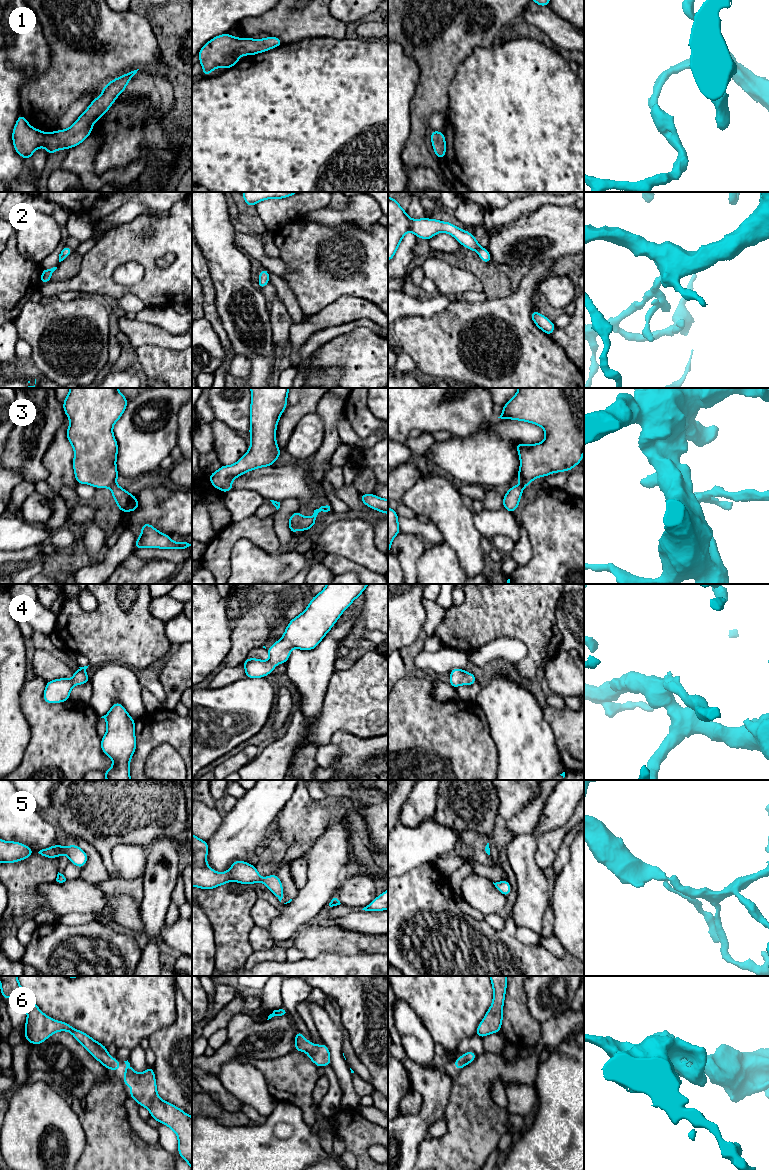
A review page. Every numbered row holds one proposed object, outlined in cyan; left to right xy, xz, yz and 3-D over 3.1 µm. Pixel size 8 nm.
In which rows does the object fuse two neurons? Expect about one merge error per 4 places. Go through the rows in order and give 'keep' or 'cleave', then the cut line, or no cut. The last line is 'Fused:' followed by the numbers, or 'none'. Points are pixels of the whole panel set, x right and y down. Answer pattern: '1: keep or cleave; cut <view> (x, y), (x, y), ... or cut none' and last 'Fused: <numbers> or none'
1: keep; cut none
2: keep; cut none
3: keep; cut none
4: keep; cut none
5: keep; cut none
6: keep; cut none
Fused: none

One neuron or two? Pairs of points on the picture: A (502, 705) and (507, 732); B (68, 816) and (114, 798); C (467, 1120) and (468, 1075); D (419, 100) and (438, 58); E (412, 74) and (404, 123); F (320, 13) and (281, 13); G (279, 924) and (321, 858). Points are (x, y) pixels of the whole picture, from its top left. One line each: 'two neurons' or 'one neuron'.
A: one neuron
B: one neuron
C: one neuron
D: one neuron
E: one neuron
F: one neuron
G: one neuron

